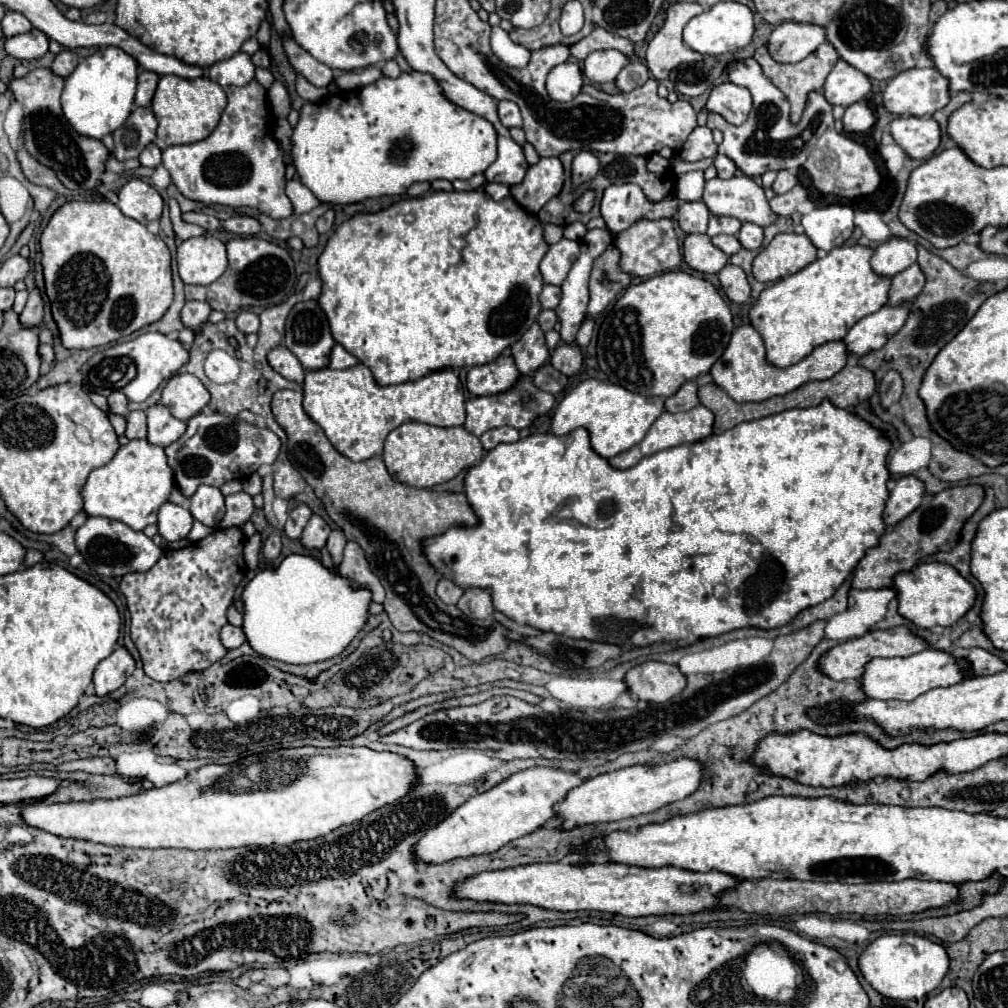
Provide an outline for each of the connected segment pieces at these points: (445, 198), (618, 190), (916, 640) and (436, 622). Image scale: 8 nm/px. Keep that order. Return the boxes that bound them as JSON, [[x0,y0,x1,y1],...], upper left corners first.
[[318,189,548,385],[600,185,678,235],[818,627,928,681],[272,389,506,661]]

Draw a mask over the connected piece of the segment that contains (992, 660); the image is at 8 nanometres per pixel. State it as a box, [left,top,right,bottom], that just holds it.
[964,649,1006,677]

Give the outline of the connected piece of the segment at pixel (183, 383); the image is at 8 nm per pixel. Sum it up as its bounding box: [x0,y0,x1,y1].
[162,373,210,421]

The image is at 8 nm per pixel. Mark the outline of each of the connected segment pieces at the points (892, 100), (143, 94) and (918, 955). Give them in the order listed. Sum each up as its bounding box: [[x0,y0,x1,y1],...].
[[882,67,950,115],[136,71,158,107],[858,935,948,999]]

